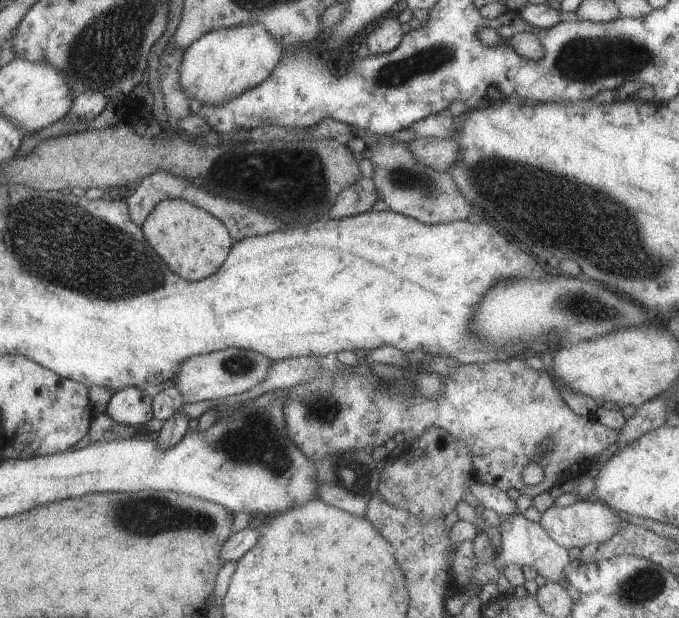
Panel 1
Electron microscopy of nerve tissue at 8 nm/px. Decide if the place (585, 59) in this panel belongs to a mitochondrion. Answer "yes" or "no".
yes

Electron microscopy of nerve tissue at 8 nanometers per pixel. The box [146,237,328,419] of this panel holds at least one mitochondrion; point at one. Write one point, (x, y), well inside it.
(235, 366)

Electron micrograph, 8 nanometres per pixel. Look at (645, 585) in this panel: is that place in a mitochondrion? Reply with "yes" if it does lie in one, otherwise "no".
yes

